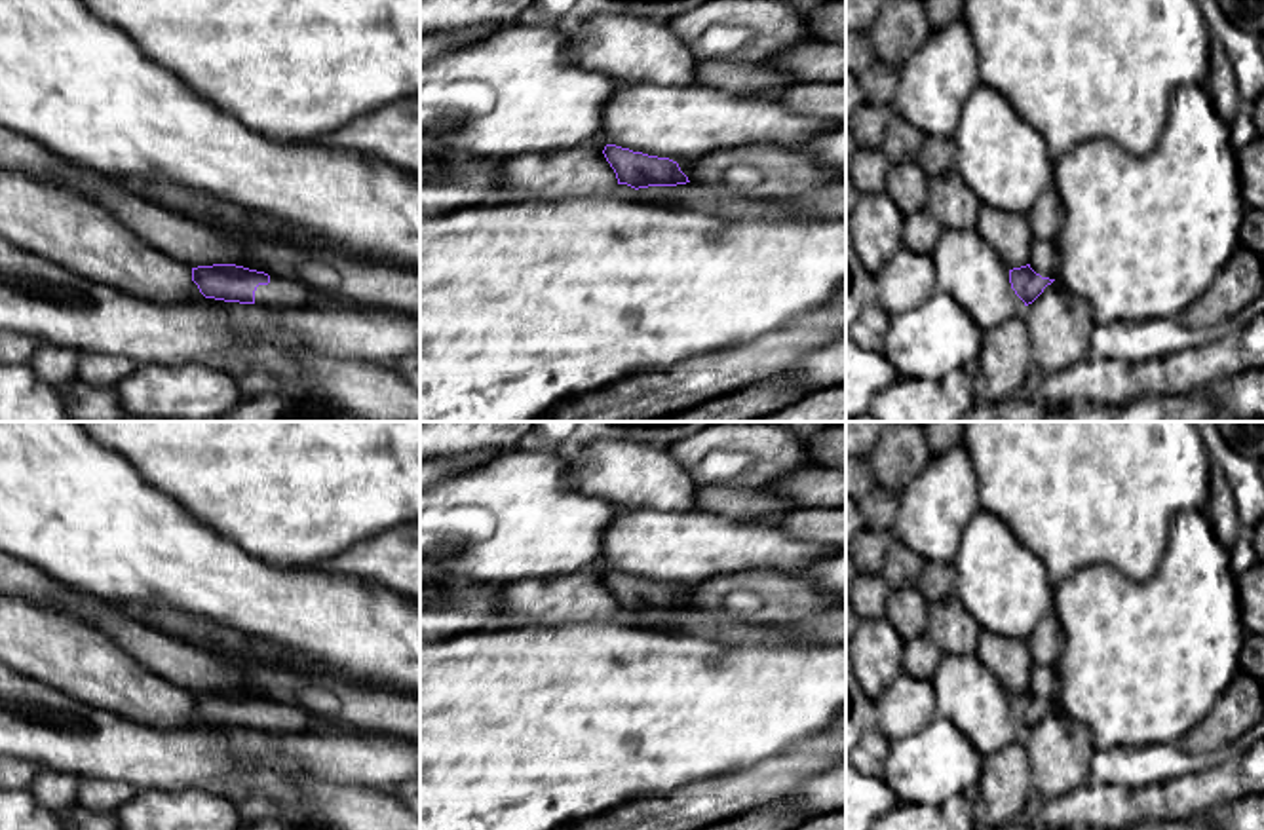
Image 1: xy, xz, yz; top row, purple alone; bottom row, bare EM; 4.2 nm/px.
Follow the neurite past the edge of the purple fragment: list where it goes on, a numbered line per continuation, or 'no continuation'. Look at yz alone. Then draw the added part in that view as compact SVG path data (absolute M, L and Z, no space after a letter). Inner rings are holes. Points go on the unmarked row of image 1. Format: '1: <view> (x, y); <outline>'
no continuation

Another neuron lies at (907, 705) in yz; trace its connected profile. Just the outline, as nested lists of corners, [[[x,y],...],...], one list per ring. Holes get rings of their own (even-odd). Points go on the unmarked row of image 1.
[[[903,669],[882,691],[874,708],[878,731],[890,741],[914,735],[937,718],[933,684]]]

